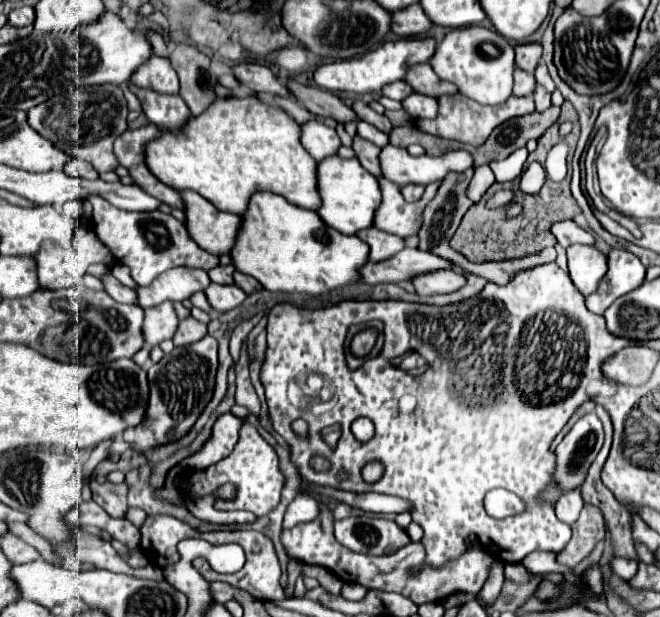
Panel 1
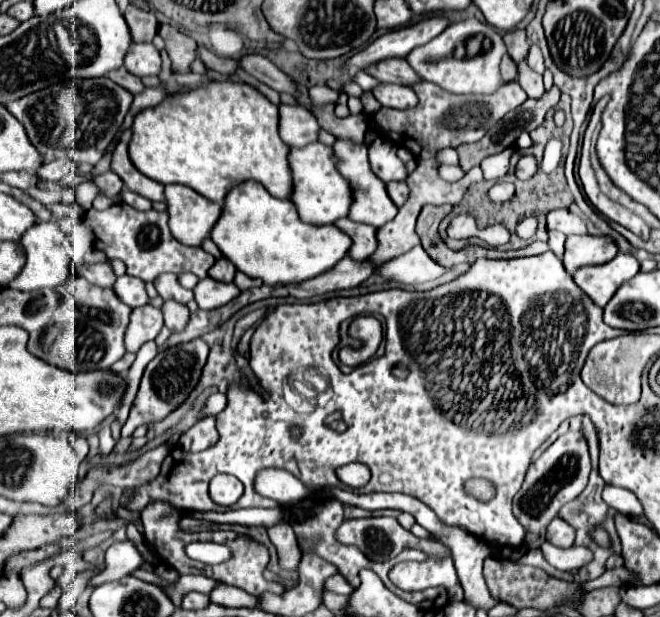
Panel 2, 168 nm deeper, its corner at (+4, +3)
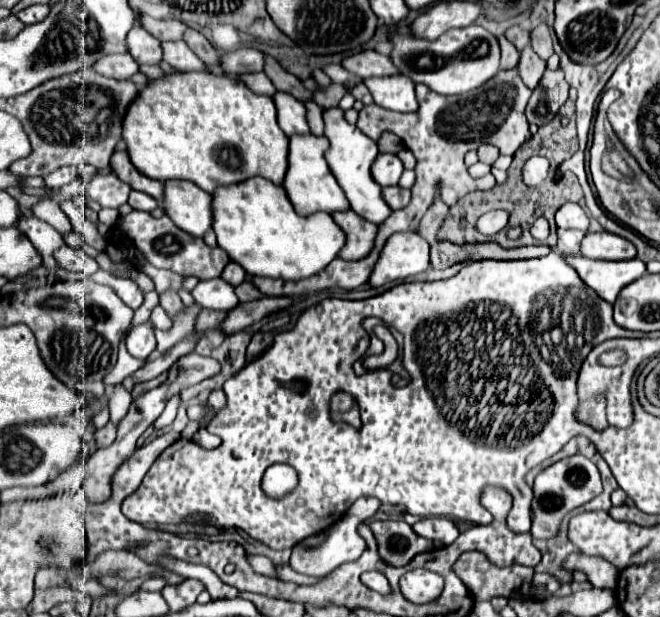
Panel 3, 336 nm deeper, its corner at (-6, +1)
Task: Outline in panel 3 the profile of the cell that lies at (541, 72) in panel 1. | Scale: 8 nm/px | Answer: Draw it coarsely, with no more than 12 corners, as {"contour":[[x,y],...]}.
{"contour":[[547,24],[531,32],[531,48],[543,60],[553,54]]}

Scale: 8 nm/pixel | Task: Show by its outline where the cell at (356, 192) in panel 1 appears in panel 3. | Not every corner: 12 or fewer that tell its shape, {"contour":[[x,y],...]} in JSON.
{"contour":[[295,134],[283,188],[301,216],[349,210],[323,152]]}

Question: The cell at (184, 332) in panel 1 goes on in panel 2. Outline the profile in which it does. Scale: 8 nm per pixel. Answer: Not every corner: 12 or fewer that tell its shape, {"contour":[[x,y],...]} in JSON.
{"contour":[[167,300],[163,304],[165,326],[181,332],[189,322],[185,304]]}

